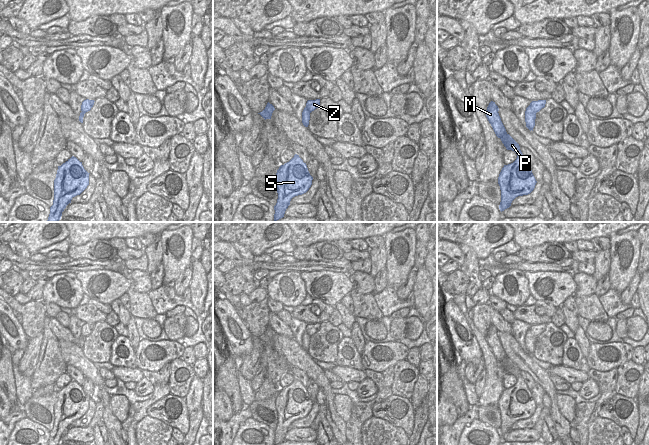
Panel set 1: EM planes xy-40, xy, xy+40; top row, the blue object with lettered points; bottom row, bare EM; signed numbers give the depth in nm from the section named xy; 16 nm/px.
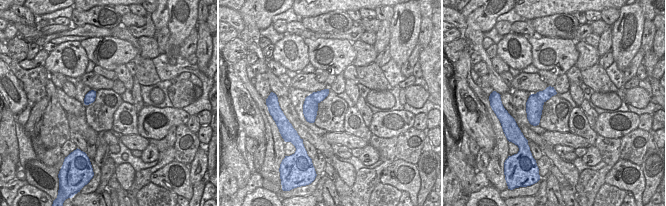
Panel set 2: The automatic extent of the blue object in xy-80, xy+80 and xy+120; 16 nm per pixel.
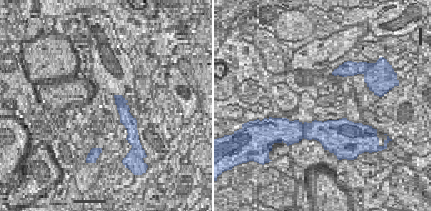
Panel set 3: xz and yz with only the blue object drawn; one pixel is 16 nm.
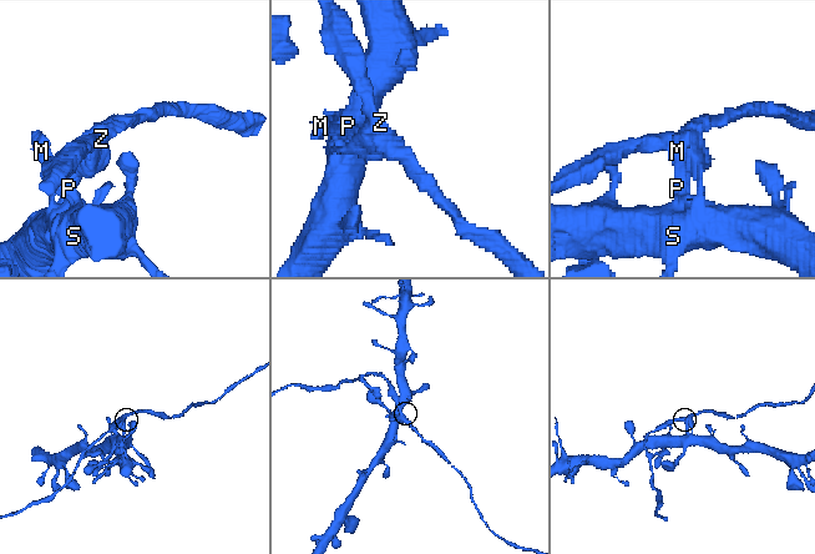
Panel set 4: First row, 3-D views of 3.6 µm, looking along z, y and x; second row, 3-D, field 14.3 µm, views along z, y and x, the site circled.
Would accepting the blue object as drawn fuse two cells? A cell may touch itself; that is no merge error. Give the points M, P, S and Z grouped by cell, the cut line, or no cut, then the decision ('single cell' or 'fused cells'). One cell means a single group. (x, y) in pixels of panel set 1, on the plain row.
groups M P S / Z; cut xy+40 (529, 329), (535, 337); fused cells

